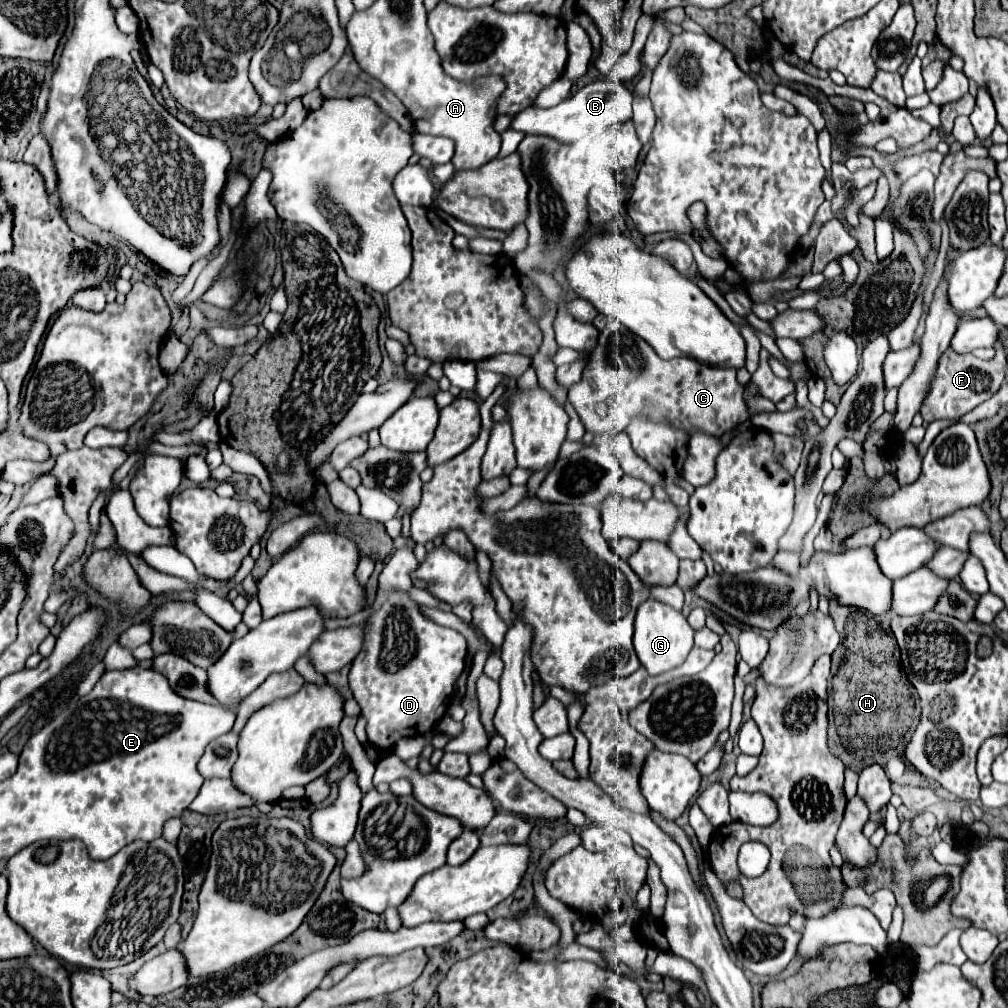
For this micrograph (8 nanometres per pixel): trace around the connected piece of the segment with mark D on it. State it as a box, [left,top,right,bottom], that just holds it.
[349,591,467,755]

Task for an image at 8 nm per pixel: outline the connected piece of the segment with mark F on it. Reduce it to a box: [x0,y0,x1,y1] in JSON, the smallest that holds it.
[921,345,1007,423]

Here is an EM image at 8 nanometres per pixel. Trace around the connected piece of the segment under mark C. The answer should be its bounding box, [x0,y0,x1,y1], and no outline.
[569,319,749,435]

